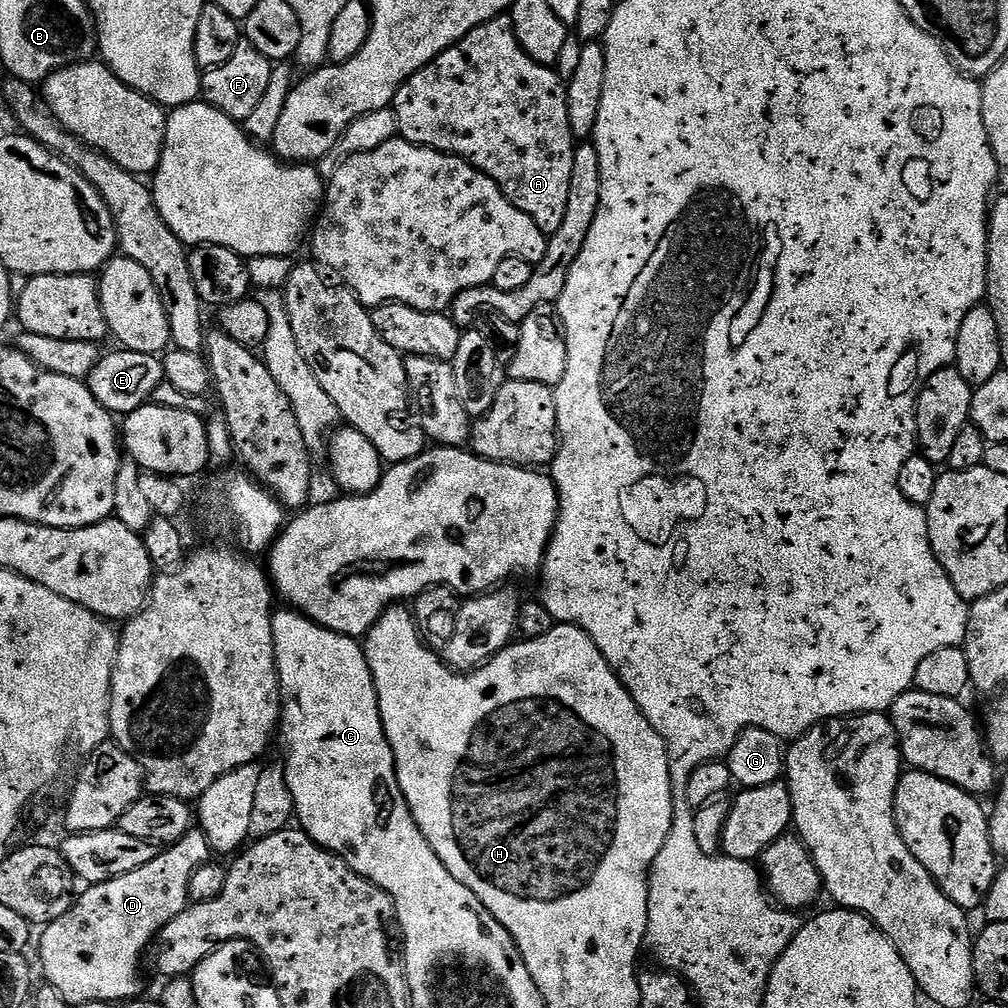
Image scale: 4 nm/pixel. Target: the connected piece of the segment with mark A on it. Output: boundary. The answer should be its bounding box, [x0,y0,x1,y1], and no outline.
[390,14,578,238]

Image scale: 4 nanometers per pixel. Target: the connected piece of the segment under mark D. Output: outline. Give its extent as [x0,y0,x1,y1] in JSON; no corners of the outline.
[39,826,212,1006]

